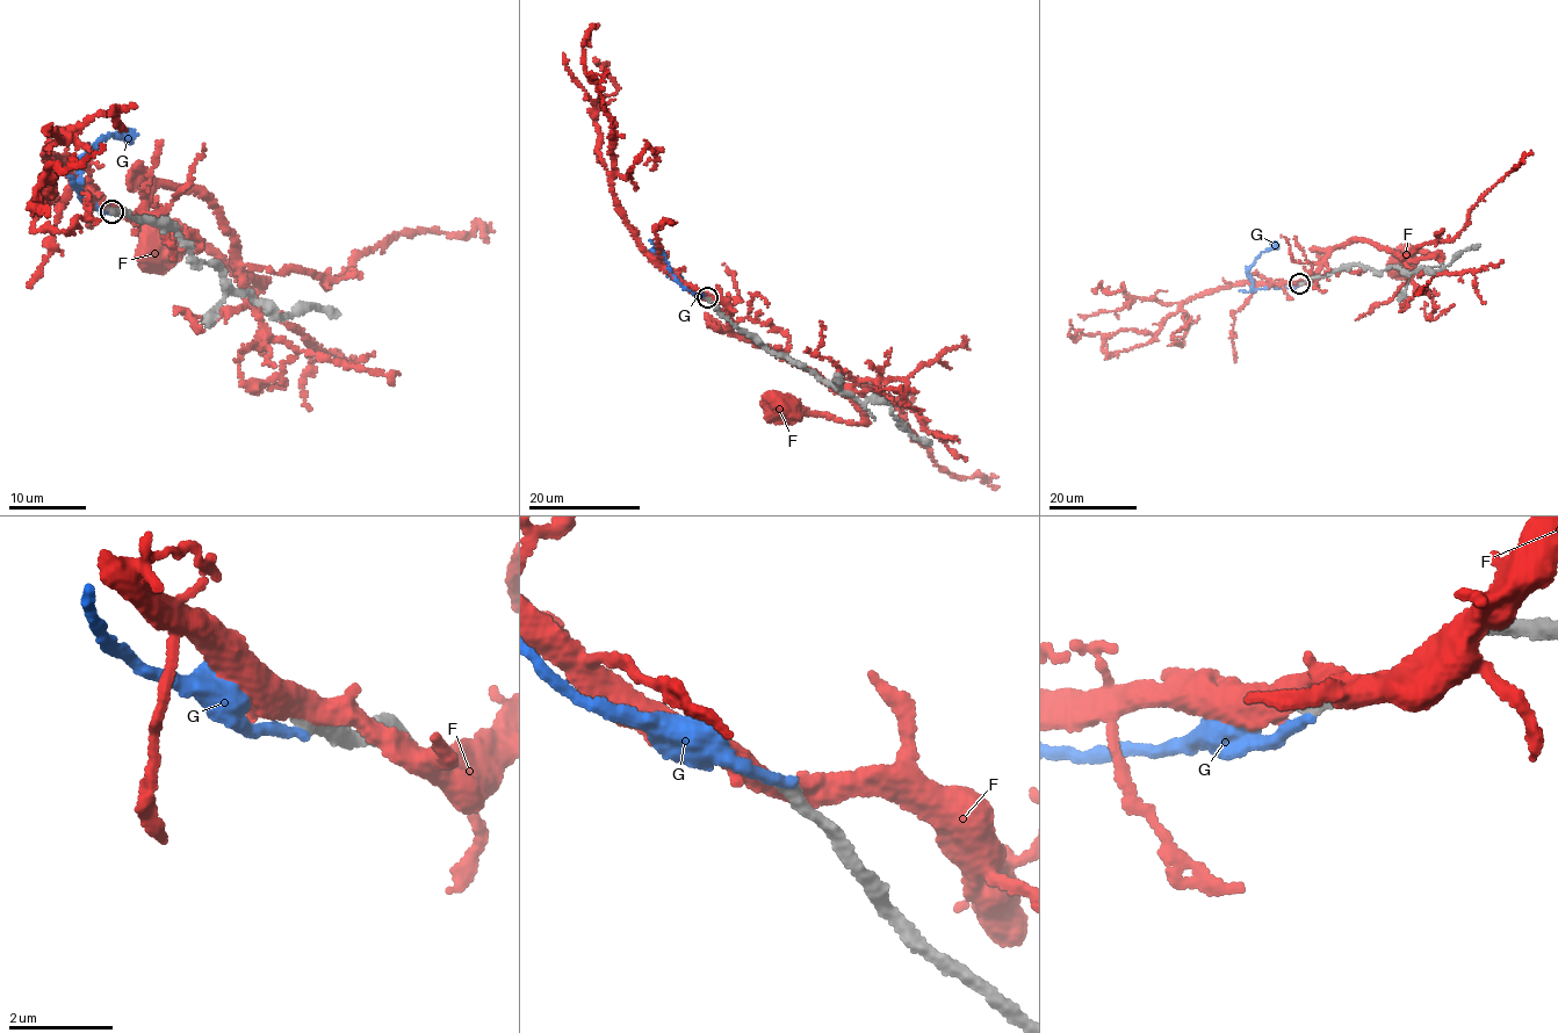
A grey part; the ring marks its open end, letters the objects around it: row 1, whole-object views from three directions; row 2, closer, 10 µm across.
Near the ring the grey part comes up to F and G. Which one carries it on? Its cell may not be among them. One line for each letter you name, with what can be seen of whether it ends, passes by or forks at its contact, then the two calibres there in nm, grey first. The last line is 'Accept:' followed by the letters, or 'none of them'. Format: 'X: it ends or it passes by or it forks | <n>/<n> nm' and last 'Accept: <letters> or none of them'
Accept: none of them

